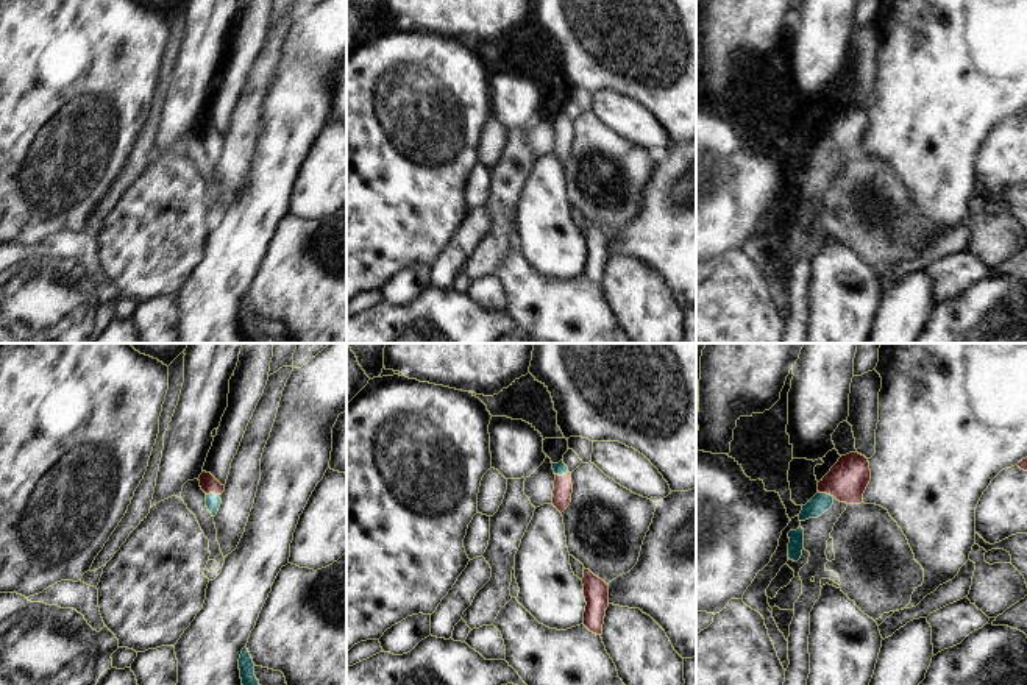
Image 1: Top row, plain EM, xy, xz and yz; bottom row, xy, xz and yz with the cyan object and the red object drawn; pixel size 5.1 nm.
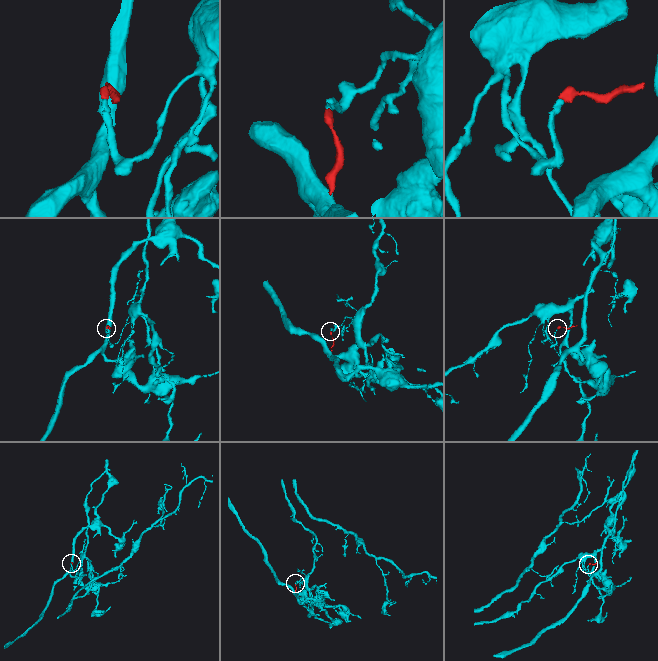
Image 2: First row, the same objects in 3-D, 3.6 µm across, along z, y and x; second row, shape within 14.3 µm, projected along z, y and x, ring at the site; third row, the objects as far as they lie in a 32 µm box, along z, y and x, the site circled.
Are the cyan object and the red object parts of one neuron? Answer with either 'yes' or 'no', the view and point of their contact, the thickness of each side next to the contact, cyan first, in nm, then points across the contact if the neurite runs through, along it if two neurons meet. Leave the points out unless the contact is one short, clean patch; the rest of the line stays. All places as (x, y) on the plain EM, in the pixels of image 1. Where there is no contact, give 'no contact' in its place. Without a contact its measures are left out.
yes; meets cyan in yz at (826, 144); 100 nm thick on the cyan side, 200 nm on the other; runs through yz (820, 153), (826, 144), (835, 134), (846, 131)

